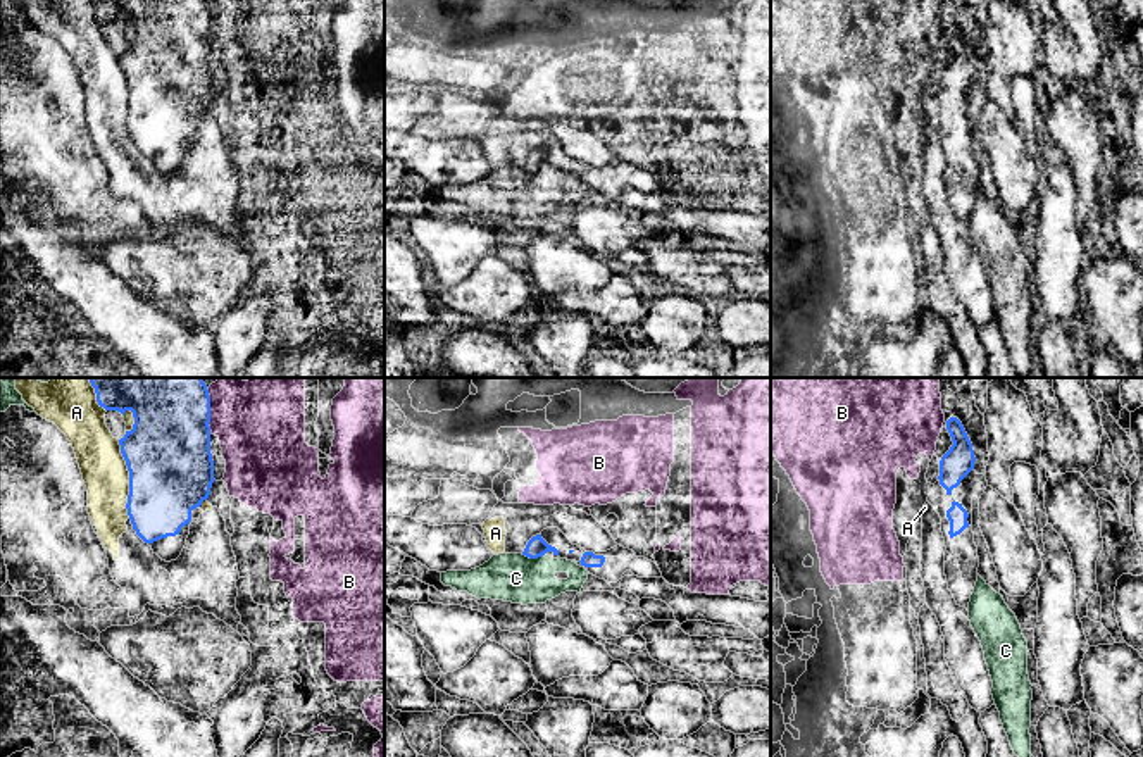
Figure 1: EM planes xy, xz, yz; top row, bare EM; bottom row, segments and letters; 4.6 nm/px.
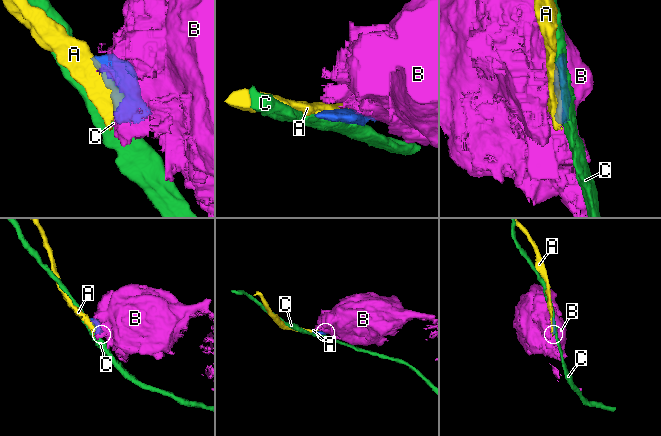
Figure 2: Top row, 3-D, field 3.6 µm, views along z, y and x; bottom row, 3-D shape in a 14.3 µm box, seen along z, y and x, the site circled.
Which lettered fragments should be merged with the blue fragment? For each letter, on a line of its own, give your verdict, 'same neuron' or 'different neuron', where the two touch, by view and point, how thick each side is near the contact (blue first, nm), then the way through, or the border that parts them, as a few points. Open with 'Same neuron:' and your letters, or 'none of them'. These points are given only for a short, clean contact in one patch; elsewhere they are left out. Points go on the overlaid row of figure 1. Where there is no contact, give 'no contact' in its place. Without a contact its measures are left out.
Same neuron: none of them
A: different neuron; contact xy (130, 478); calibres 400 and 220 nm
B: different neuron; contact xy (209, 411); calibres 380 and 420 nm
C: different neuron; contact xz (533, 557); calibres 90 and 220 nm

